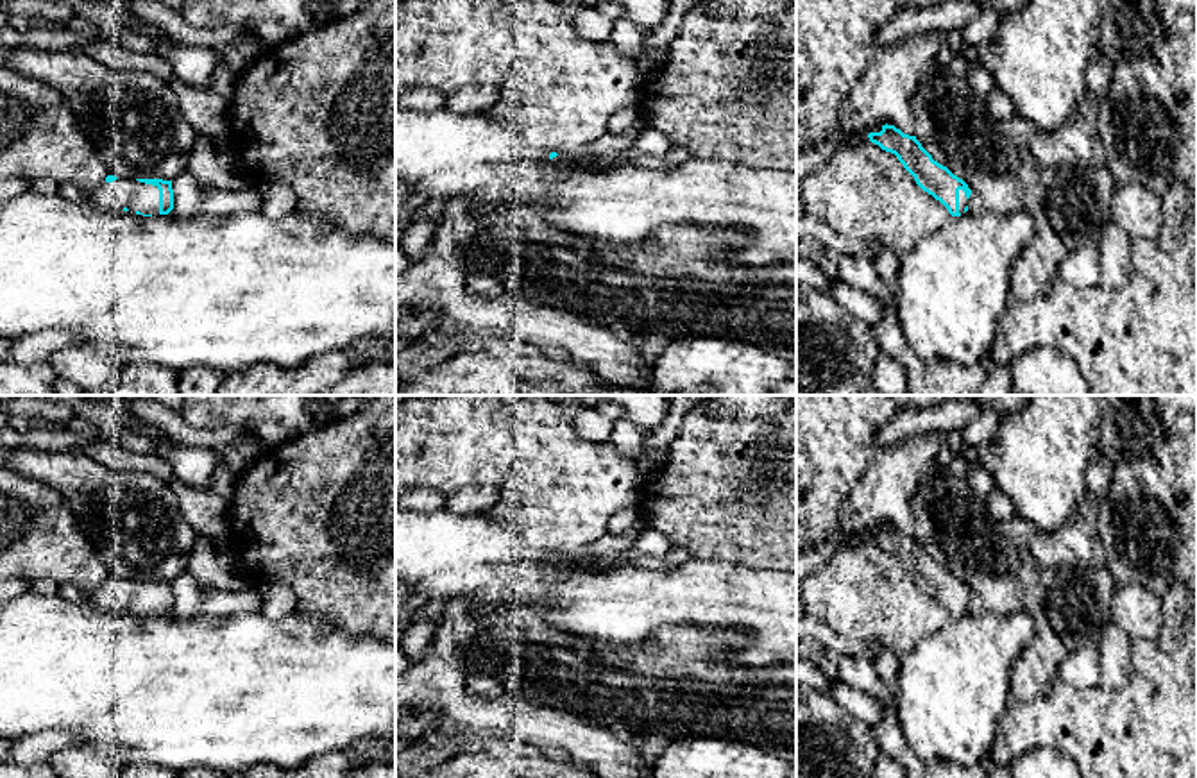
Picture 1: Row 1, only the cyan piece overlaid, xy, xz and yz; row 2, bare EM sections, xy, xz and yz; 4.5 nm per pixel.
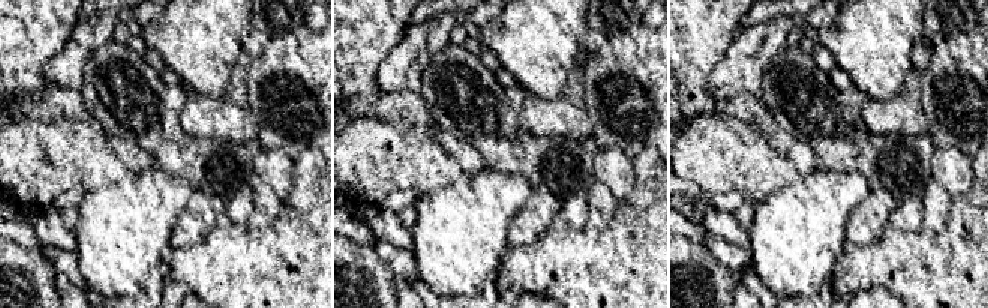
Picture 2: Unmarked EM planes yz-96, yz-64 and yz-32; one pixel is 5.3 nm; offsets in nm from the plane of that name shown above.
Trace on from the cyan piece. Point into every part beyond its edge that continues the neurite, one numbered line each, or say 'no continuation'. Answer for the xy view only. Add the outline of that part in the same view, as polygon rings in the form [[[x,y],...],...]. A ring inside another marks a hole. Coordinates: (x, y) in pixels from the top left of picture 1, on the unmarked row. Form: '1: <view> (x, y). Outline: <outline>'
1: xy (124, 592). Outline: [[[118,578],[113,583],[104,583],[93,592],[93,603],[107,610],[123,610],[159,615],[159,590],[157,587],[140,583],[131,578]]]

